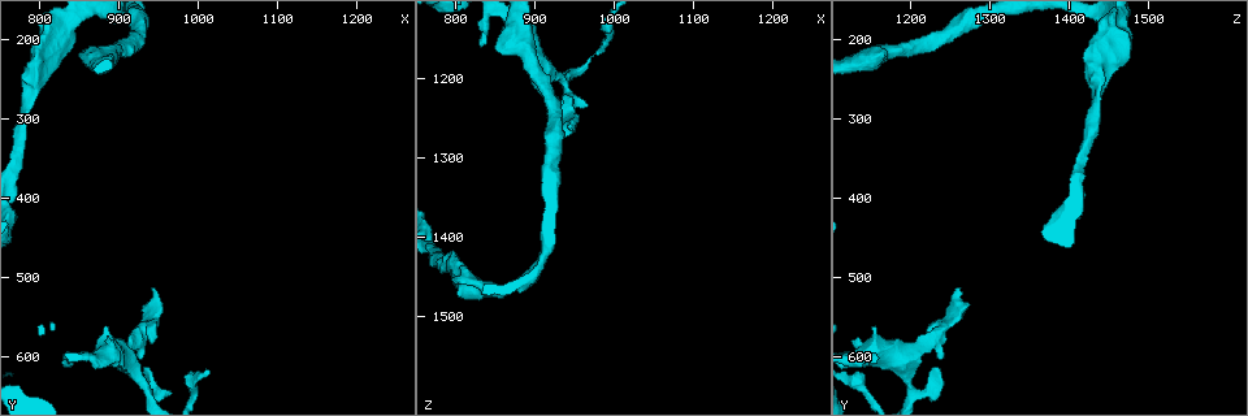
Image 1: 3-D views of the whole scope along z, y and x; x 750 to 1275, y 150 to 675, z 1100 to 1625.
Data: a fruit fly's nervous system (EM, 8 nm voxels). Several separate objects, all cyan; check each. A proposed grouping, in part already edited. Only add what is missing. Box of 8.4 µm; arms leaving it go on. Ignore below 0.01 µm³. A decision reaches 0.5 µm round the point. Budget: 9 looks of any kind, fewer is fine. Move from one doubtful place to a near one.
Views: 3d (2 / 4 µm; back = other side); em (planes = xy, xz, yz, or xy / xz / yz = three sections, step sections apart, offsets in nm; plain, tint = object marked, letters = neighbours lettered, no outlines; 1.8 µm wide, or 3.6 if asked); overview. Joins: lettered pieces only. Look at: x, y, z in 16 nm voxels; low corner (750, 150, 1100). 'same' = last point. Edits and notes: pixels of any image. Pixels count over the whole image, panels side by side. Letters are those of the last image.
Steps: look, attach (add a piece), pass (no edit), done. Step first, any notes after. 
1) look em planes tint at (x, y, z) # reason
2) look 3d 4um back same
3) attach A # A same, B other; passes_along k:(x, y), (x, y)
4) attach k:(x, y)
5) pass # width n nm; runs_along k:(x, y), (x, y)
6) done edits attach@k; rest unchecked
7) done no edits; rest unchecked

look em xz step 8 letters at (940, 650, 1205) # sharp bend

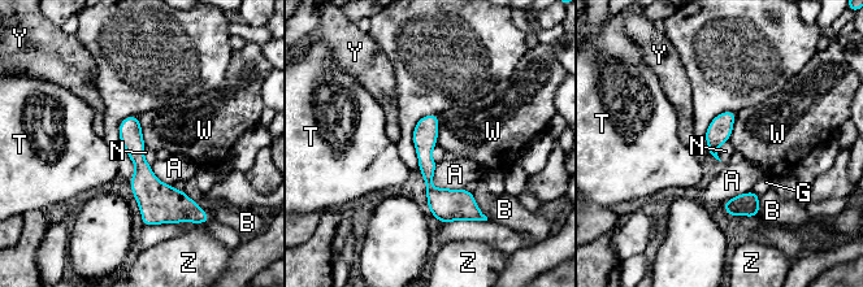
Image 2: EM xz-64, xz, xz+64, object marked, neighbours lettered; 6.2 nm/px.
pass # A other, B other, G other, N other, T other, W other, Y other, Z other; border 2:(727, 140), (718, 149), (720, 160); no lettered piece goes on from it

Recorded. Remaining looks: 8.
look 3d 4um at (835, 600, 1160) # thin end

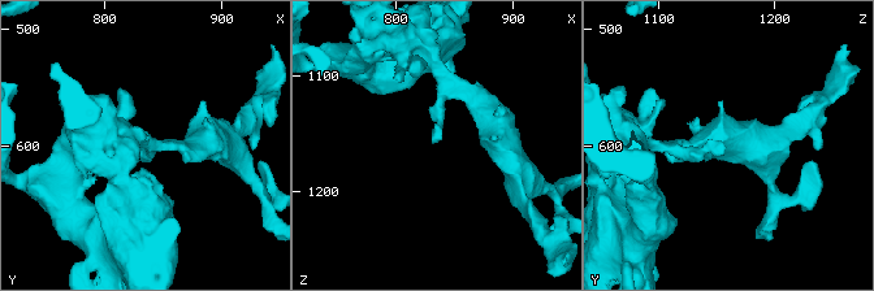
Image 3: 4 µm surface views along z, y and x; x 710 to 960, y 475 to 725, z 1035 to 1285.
look em planes plain at (830, 602, 1158) # need the tissue

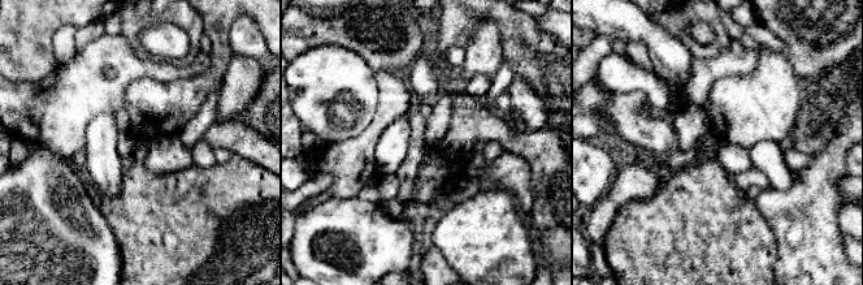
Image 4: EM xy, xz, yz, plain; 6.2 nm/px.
look em planes letters same

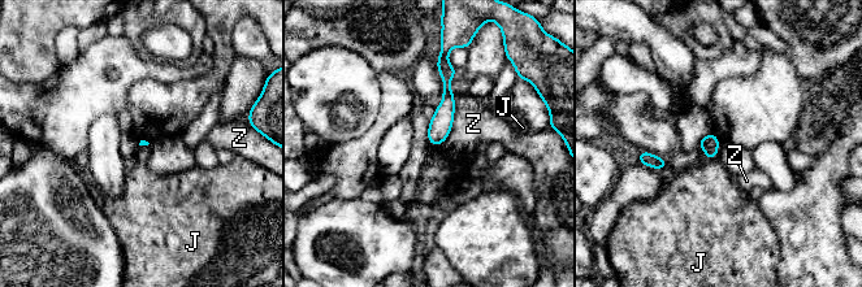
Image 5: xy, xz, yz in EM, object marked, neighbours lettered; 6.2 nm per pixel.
pass # J other, Z other; none of them fits

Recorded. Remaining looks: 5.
look 3d 4um at (945, 515, 1260) # free end

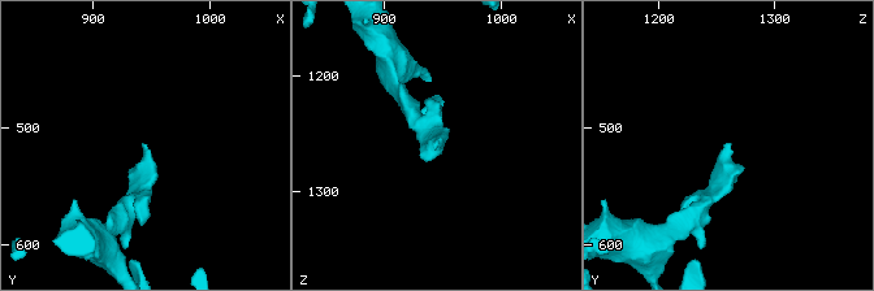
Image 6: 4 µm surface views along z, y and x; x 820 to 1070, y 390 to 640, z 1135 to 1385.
look em xy step 16 letters at (942, 514, 1262)

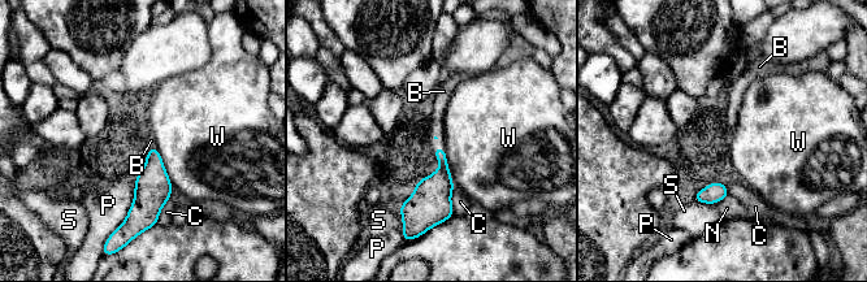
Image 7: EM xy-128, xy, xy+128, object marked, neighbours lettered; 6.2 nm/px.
look em planes letters same # another direction

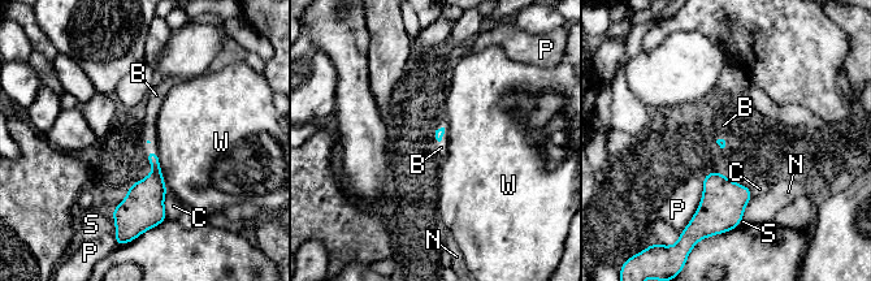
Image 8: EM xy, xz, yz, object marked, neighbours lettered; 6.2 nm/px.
attach B # B same, C other, N other, P other, S other, W other; passes_along 8:(151, 190), (151, 150), (150, 124); it goes on there

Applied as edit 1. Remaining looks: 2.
look 3d 4um back at (795, 245, 1435) # calibre changes

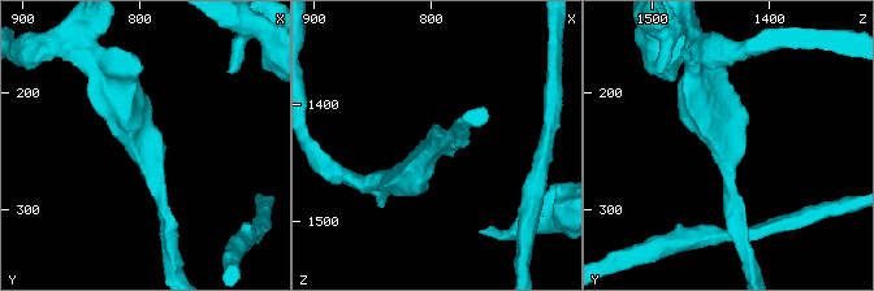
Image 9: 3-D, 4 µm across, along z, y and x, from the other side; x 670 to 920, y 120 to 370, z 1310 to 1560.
look em planes letters at (792, 242, 1434) # arm_widths 170, 460 nm; need the tissue

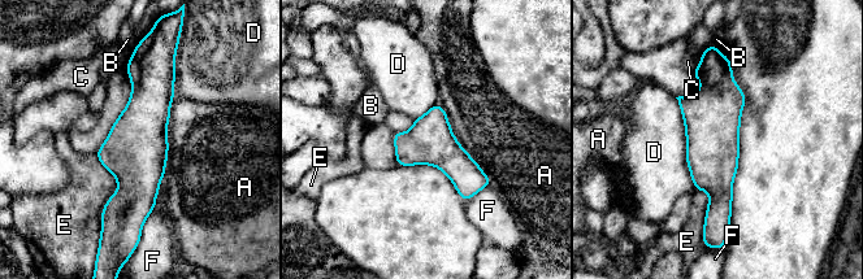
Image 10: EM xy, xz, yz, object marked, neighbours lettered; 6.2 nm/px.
pass # A other, B other, C other, D other, E other, F other; no lettered piece goes on from it

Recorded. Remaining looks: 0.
done edits attach@8; rest unchecked

